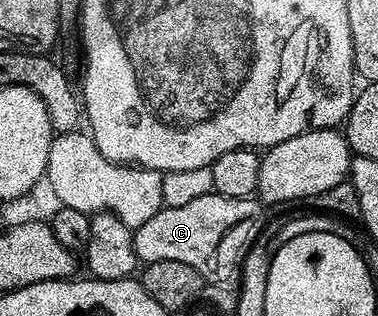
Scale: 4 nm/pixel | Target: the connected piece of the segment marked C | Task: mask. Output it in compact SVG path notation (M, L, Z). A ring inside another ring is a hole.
M213 191L202 198L194 198L194 202L186 206L163 207L150 222L142 222L142 226L135 229L132 245L136 247L136 259L145 265L173 259L198 270L205 281L227 281L228 275L241 267L244 255L261 239L263 210L259 199L226 198Z

